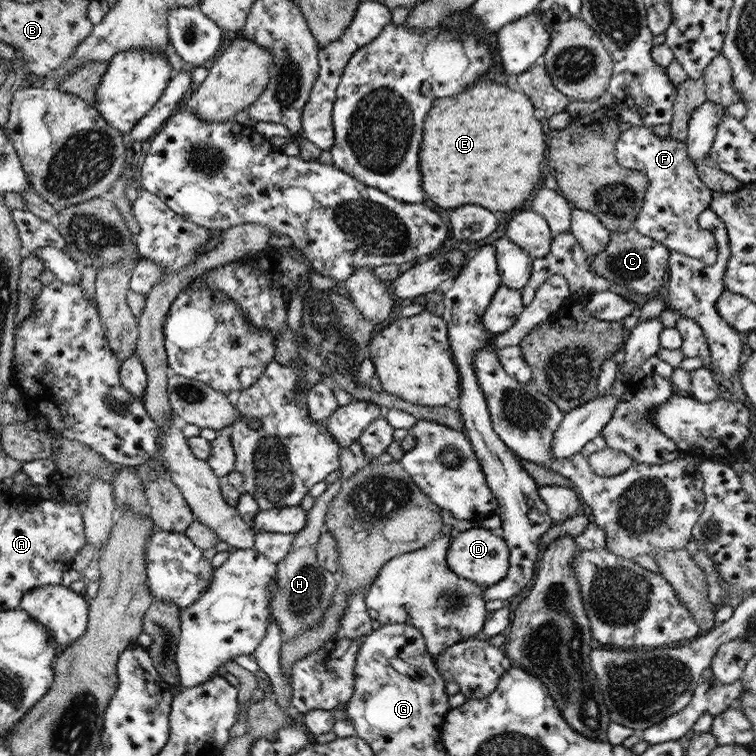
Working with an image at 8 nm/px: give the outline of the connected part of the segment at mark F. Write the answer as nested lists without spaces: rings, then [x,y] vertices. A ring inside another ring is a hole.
[[[642,123],[640,127],[632,126],[621,132],[615,142],[615,155],[623,169],[642,172],[649,180],[643,206],[636,217],[634,229],[647,238],[662,244],[670,252],[686,254],[686,256],[700,260],[706,266],[715,264],[718,258],[716,238],[712,233],[700,229],[700,225],[698,225],[698,217],[708,209],[713,191],[700,181],[695,164],[686,153],[685,143],[672,138],[671,135],[665,139],[659,138],[652,133],[652,127]]]

